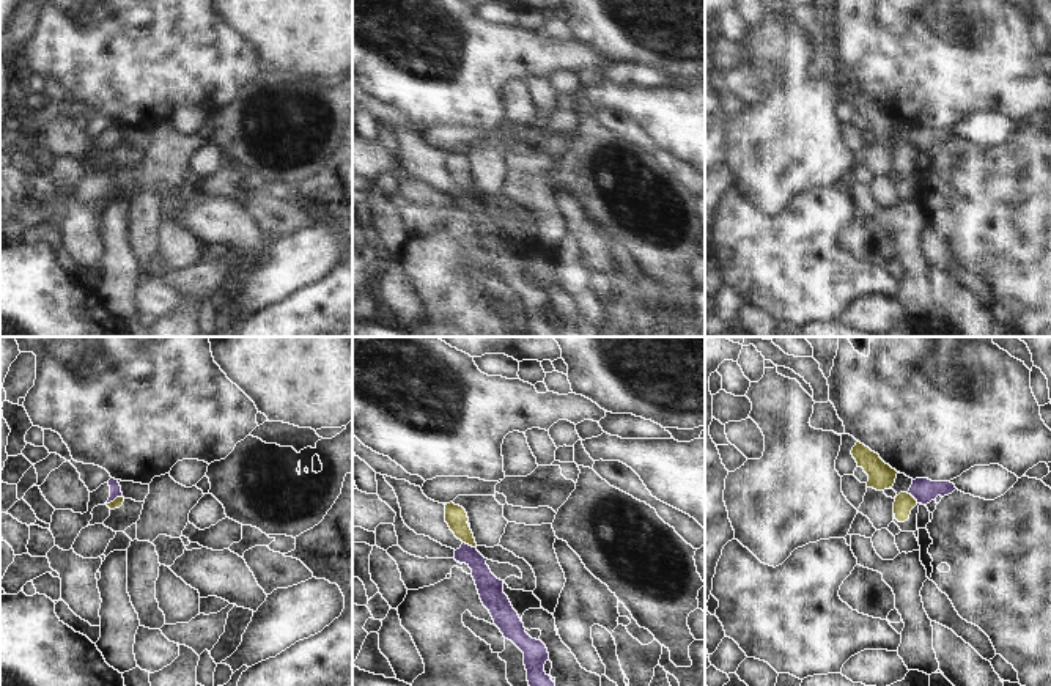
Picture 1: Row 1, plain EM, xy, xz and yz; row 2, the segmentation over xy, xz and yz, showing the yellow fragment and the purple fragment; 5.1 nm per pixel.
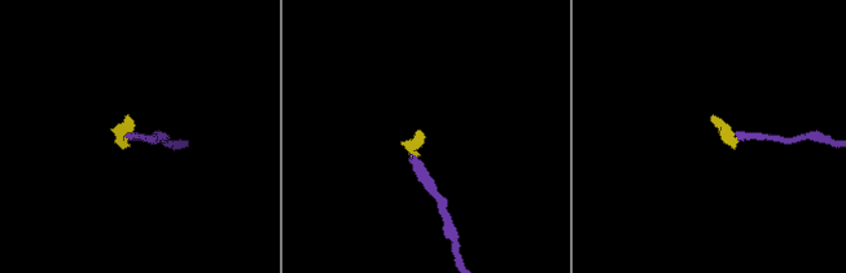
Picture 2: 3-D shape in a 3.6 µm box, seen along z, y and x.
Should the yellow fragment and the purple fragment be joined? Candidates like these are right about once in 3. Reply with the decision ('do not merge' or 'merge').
do not merge

